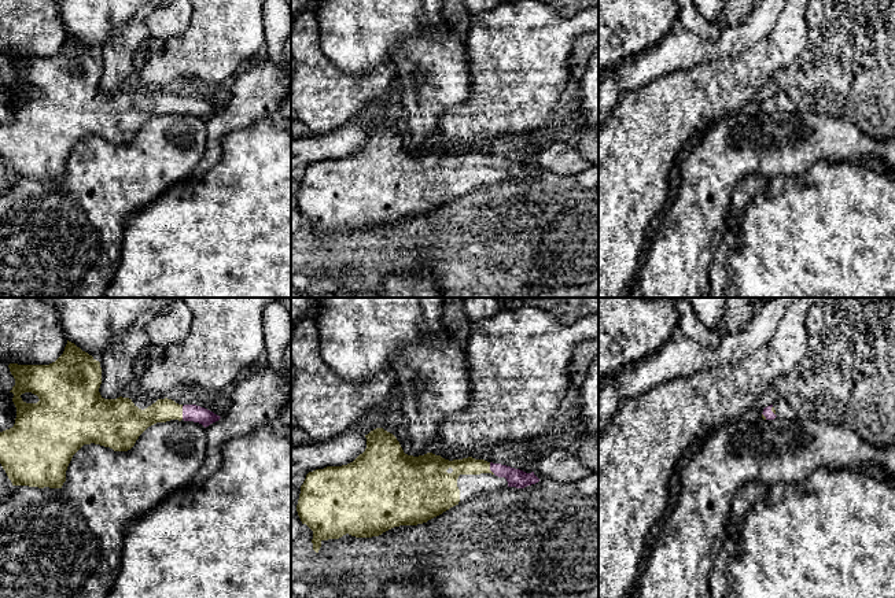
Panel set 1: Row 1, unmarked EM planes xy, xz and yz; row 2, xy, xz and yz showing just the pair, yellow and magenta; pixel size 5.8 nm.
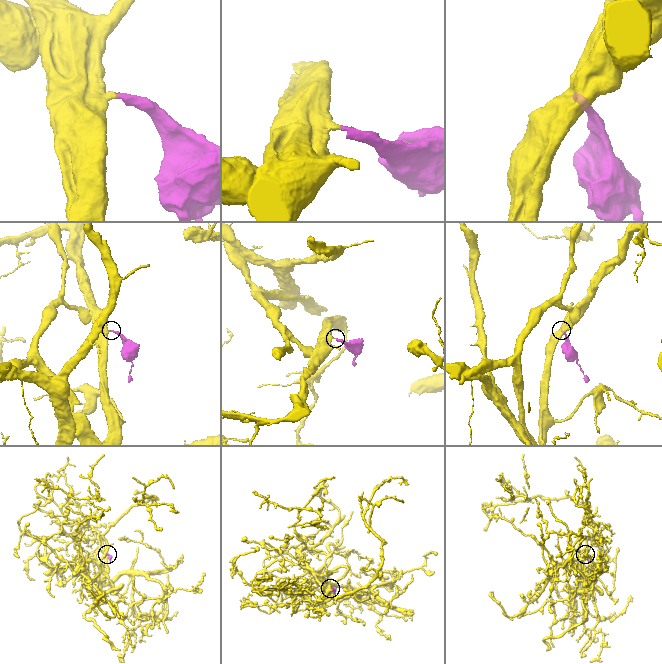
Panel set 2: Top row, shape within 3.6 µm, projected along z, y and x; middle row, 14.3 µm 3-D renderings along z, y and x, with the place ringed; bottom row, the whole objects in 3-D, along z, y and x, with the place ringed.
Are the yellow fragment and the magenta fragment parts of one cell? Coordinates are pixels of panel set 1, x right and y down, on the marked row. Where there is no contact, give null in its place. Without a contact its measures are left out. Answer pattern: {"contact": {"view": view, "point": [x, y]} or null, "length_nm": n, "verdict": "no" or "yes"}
{"contact": {"view": "xy", "point": [181, 413]}, "length_nm": 80, "verdict": "yes"}

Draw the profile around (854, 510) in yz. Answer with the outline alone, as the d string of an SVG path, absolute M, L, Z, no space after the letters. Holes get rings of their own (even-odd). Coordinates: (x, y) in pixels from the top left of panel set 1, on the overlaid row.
M820 468L802 481L778 481L767 488L763 498L744 514L743 521L739 525L733 525L730 523L726 531L728 534L723 547L710 573L710 598L895 598L895 483L881 480L870 472L832 470L828 468Z

